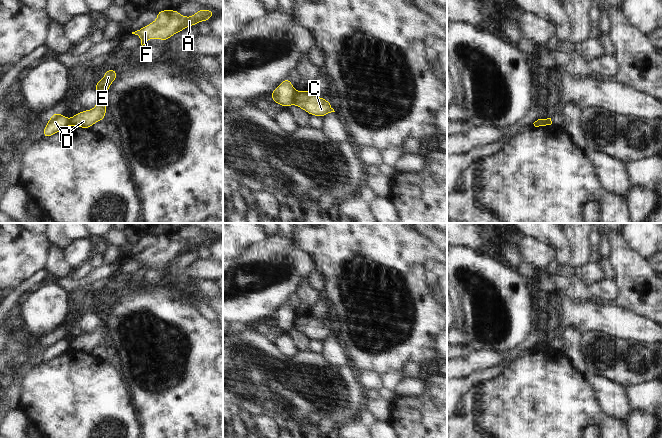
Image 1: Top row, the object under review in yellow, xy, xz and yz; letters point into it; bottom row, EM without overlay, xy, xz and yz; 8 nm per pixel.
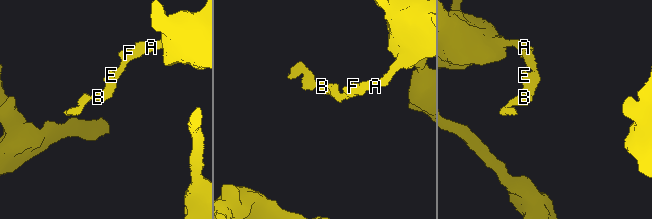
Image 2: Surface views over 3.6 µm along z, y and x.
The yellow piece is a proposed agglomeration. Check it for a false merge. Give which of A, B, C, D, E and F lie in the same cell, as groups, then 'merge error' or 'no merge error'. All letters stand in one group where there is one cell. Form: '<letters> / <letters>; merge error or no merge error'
A B C E F / D; merge error

